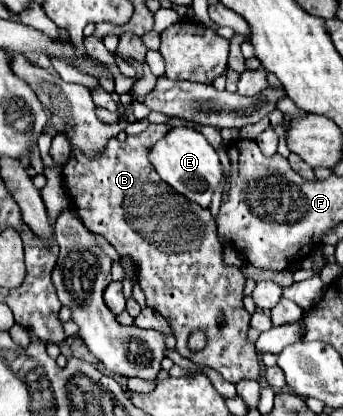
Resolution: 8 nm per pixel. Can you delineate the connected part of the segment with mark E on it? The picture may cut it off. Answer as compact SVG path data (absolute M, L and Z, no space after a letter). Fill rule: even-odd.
M183 126L171 128L169 134L151 148L149 160L155 166L157 174L171 188L175 188L179 194L187 196L191 202L197 202L199 206L209 208L213 192L223 178L223 170L221 170L221 162L219 162L215 148L205 140L205 136L201 132L197 132L193 128L183 128Z

